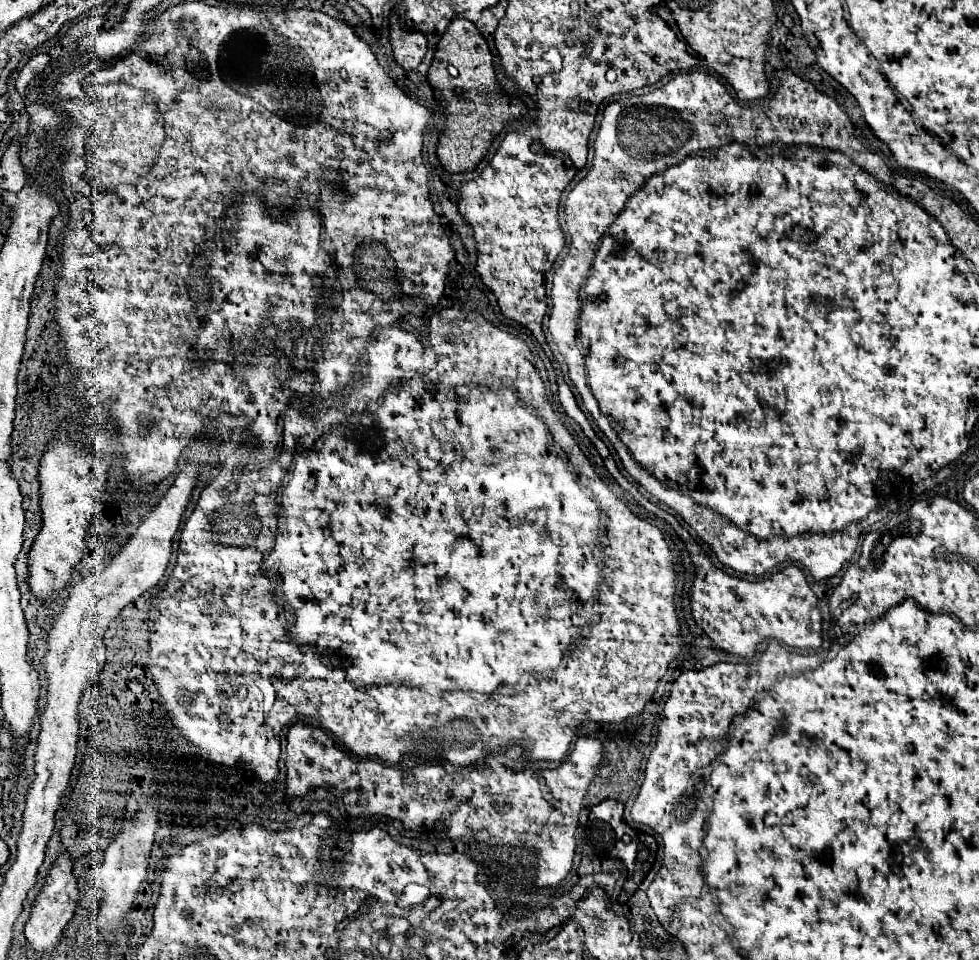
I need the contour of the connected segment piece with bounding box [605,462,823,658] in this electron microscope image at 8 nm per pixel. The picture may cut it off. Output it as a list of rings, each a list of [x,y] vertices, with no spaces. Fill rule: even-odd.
[[[605,462],[609,474],[617,480],[619,486],[623,486],[629,494],[653,514],[667,520],[667,523],[675,528],[675,532],[683,538],[687,544],[693,564],[697,566],[697,580],[691,588],[691,612],[695,622],[707,632],[707,636],[723,650],[753,658],[757,652],[757,644],[763,640],[777,640],[791,648],[801,650],[815,650],[821,646],[821,610],[819,600],[815,592],[811,590],[809,582],[805,580],[805,574],[797,566],[789,566],[781,572],[775,572],[771,578],[765,578],[763,582],[749,582],[735,576],[729,576],[727,572],[719,570],[711,564],[709,556],[703,552],[703,548],[693,540],[693,536],[683,528],[683,524],[669,512],[661,510],[657,504],[649,502],[615,466],[615,462]]]

